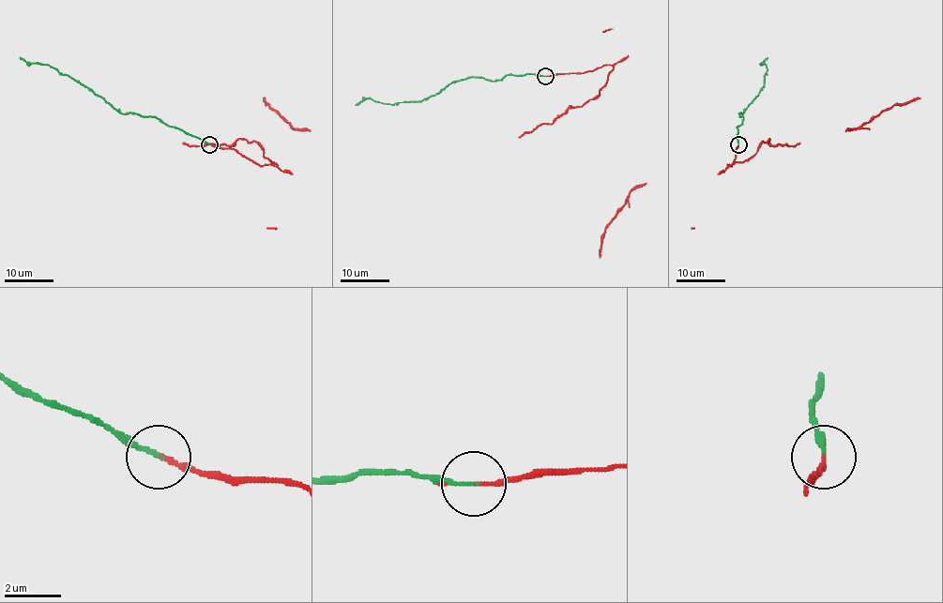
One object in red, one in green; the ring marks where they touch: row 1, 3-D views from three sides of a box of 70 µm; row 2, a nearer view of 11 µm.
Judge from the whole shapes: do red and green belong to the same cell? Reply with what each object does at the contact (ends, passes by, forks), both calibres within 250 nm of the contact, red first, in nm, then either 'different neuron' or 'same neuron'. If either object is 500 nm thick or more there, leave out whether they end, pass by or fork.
red passes by; green ends there; 90 nm thick on the red side, 130 nm on the other; same neuron

